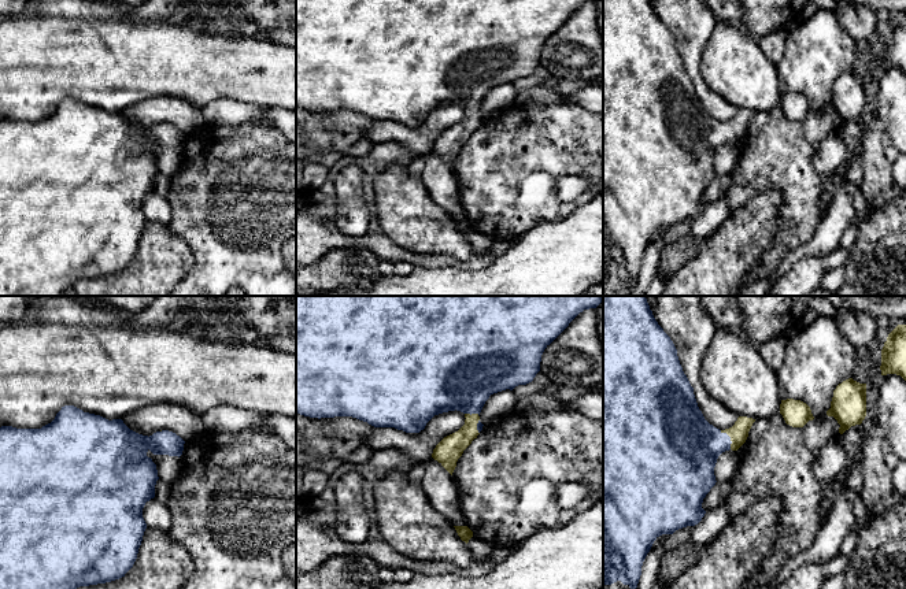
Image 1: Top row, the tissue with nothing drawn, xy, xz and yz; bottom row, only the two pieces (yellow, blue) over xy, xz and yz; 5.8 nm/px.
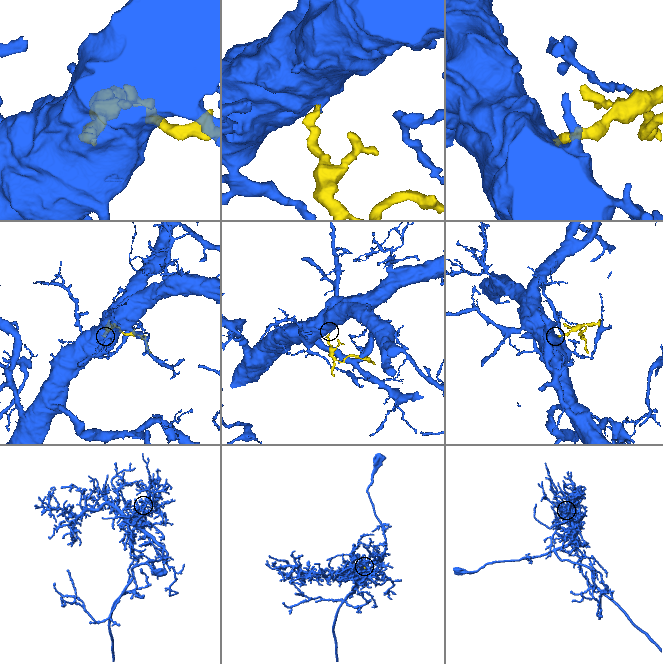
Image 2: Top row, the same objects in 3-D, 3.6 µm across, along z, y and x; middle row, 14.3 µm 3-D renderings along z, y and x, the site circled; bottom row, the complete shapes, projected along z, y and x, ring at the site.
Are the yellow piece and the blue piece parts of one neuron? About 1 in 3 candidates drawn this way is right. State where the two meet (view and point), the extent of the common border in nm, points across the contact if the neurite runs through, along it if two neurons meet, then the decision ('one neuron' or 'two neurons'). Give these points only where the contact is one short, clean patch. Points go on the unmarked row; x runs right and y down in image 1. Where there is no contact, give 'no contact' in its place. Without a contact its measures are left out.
meets yellow in yz at (731, 132); contact 130 nm long; runs through yz (739, 125), (731, 132), (690, 139); one neuron

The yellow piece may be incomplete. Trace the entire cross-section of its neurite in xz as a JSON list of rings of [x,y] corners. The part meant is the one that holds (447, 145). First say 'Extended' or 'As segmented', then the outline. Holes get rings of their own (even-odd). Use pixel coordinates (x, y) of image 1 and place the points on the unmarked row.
Extended. [[[296,0],[296,107],[310,111],[352,110],[374,121],[395,121],[406,126],[419,126],[439,107],[461,104],[465,118],[444,130],[433,142],[432,151],[451,168],[458,152],[482,123],[480,105],[491,88],[533,74],[540,64],[544,42],[569,19],[584,3],[596,0]]]

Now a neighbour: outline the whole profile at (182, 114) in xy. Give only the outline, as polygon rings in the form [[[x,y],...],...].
[[[156,96],[136,103],[122,111],[123,116],[133,125],[143,129],[152,129],[160,123],[169,123],[184,134],[200,129],[206,122],[201,110],[181,97]]]

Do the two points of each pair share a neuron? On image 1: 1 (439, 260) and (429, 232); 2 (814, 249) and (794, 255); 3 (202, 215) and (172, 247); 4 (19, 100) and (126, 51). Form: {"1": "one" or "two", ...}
{"1": "two", "2": "one", "3": "two", "4": "one"}

